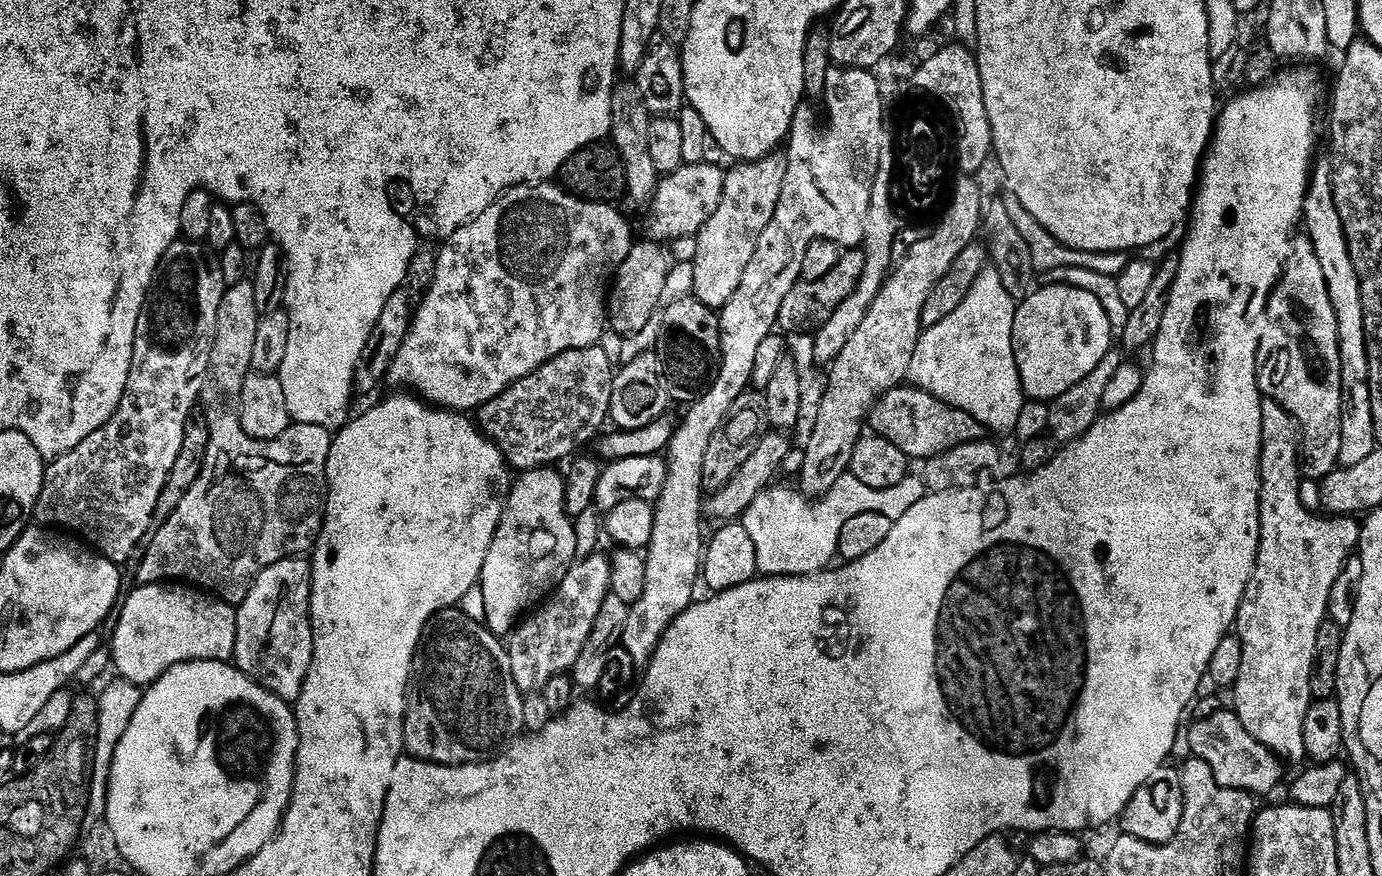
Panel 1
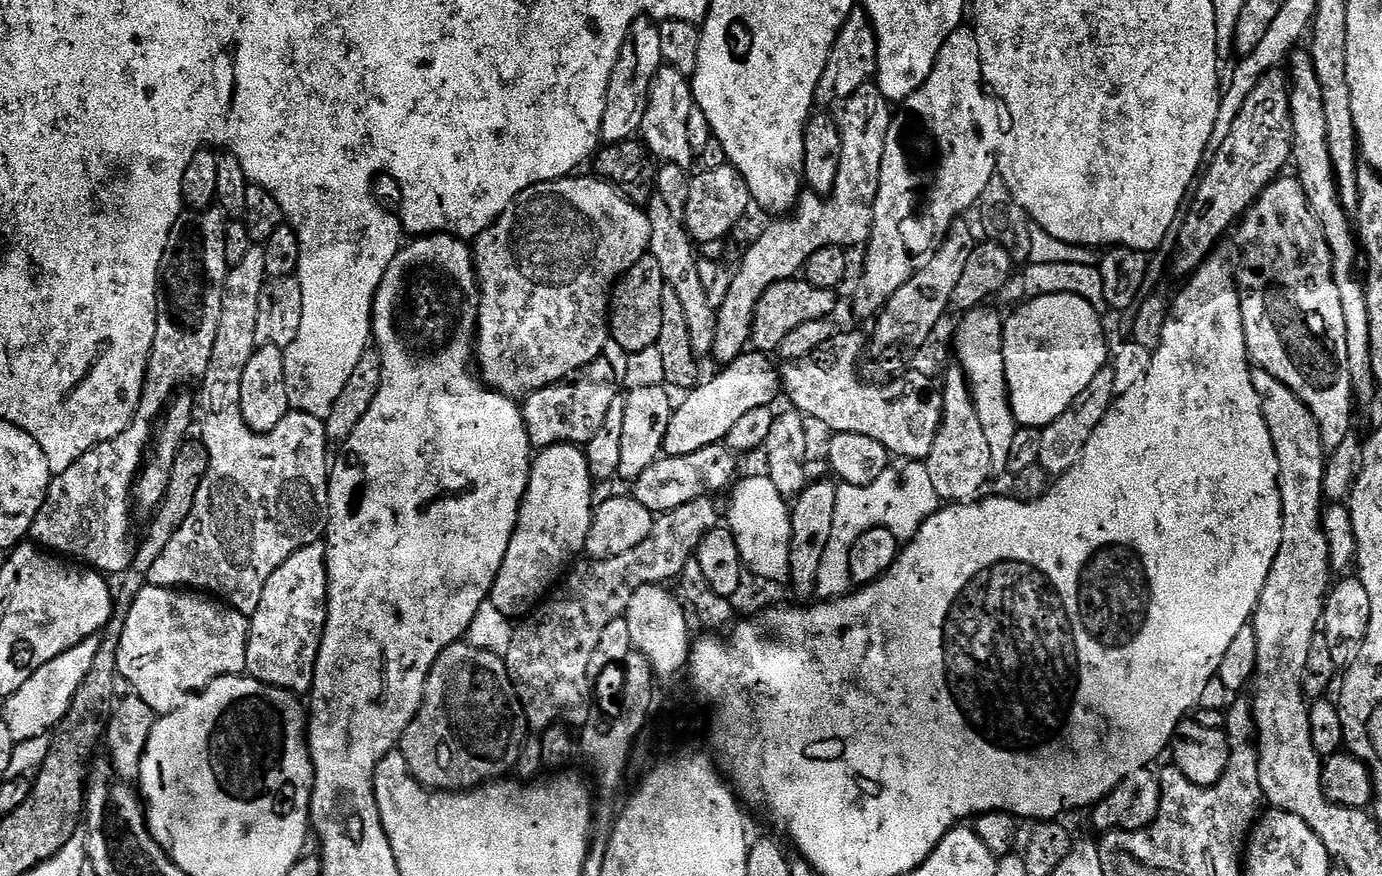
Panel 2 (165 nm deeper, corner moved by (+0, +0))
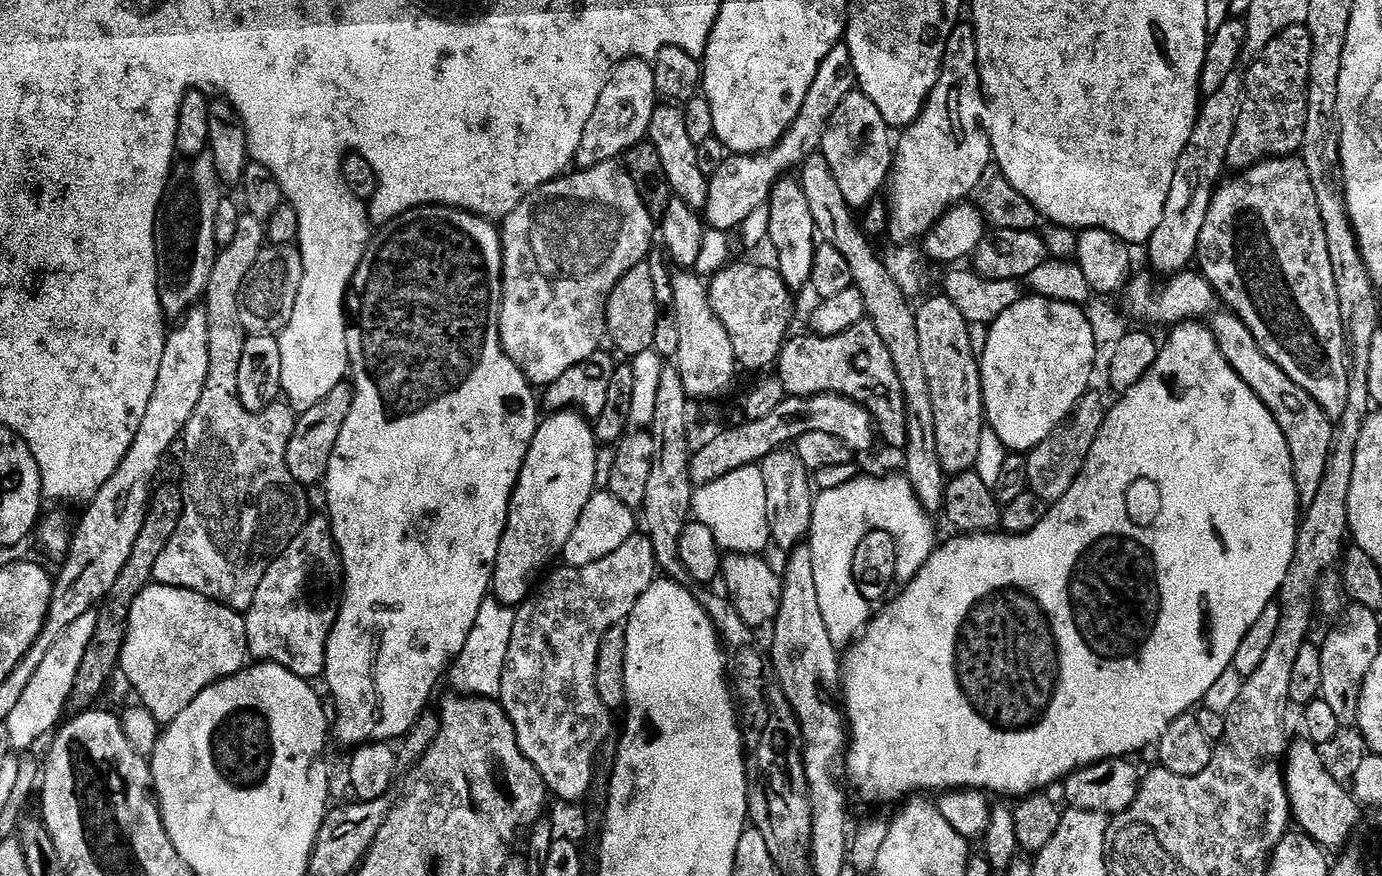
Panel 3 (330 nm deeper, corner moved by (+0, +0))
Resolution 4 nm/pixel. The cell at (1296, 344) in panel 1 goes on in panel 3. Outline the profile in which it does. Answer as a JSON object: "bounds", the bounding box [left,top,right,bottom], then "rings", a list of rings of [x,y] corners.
{"bounds":[1196,155,1347,422],"rings":[[[1295,155],[1281,156],[1271,160],[1264,160],[1260,164],[1253,164],[1252,167],[1243,169],[1232,181],[1221,183],[1216,189],[1214,198],[1210,202],[1210,214],[1206,214],[1206,222],[1202,226],[1202,234],[1198,240],[1198,250],[1196,260],[1199,271],[1205,280],[1212,285],[1216,295],[1254,334],[1258,346],[1269,358],[1306,394],[1310,394],[1322,406],[1322,410],[1334,422],[1342,418],[1342,414],[1347,404],[1347,354],[1346,347],[1346,327],[1344,322],[1344,311],[1339,308],[1338,286],[1334,274],[1334,262],[1330,258],[1330,246],[1326,242],[1326,226],[1322,222],[1322,210],[1318,210],[1318,198],[1314,194],[1314,182],[1310,182],[1310,173],[1306,171],[1303,160]]]}

